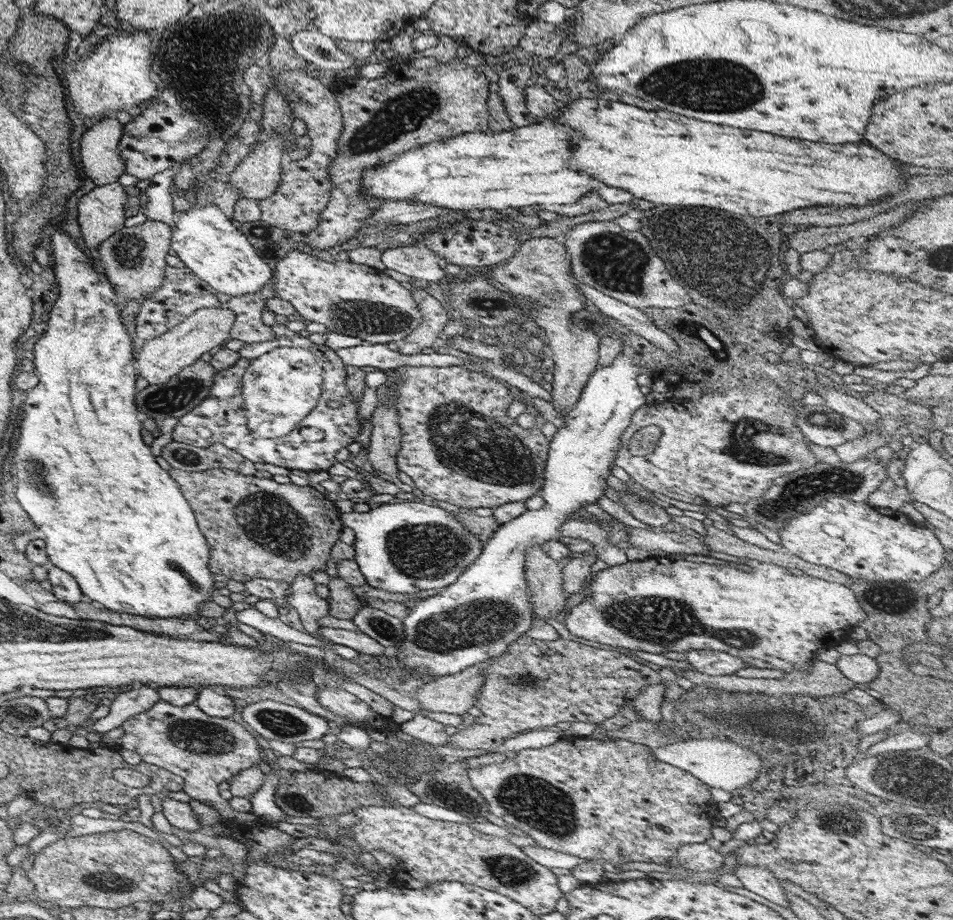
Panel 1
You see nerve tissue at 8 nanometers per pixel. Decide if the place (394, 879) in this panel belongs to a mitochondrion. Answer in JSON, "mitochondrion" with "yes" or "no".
{"mitochondrion":"no"}

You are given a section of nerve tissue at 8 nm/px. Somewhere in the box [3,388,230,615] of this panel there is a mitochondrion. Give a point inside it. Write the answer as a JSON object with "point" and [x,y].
{"point":[40,476]}

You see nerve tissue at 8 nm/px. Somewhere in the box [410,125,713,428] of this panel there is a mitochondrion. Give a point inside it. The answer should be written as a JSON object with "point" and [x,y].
{"point":[619,263]}

